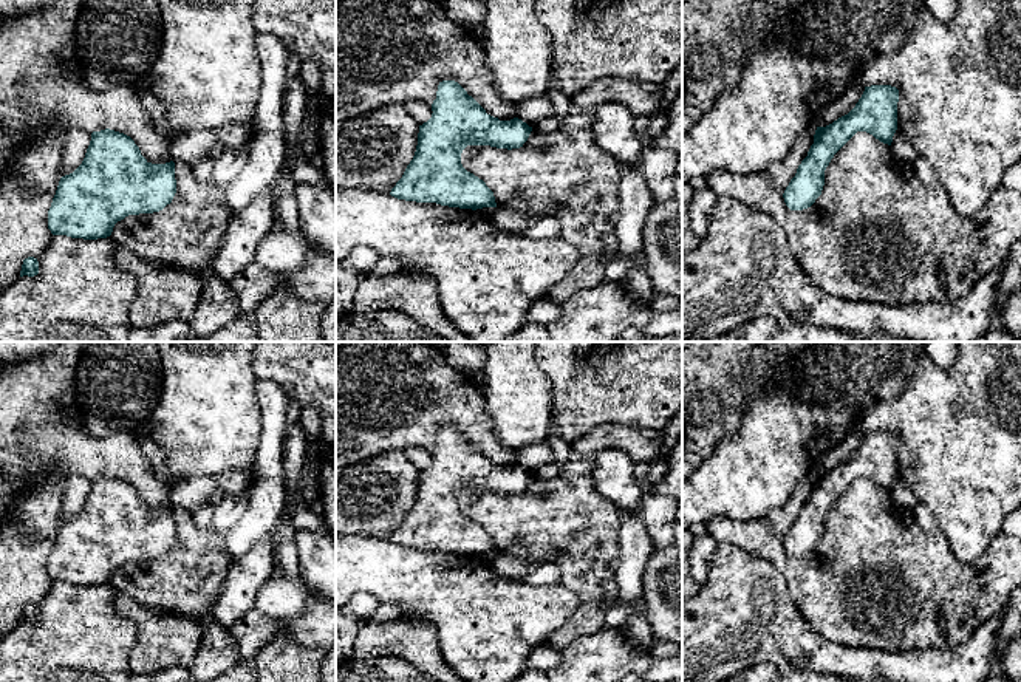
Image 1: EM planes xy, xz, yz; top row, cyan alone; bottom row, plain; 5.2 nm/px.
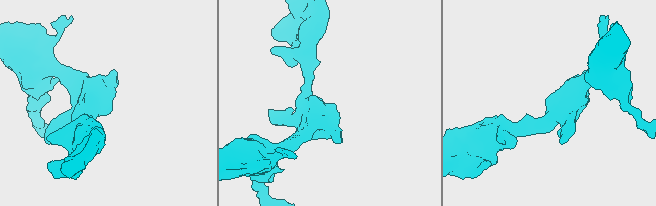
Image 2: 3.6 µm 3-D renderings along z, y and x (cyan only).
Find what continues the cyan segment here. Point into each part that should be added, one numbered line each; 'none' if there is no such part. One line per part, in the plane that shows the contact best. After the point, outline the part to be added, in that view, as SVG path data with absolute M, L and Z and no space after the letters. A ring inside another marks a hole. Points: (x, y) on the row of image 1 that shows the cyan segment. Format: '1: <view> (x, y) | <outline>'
none

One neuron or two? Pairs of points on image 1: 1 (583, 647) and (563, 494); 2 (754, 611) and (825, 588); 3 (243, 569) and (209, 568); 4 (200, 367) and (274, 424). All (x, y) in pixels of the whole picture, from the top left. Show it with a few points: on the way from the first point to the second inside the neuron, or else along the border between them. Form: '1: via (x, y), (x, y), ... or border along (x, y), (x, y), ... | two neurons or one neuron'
1: border along (604, 628), (591, 634), (577, 636), (560, 651) | two neurons
2: border along (775, 566), (797, 610), (814, 628) | two neurons
3: border along (229, 563), (214, 602) | two neurons
4: border along (262, 378), (257, 381), (260, 436), (256, 450) | two neurons

